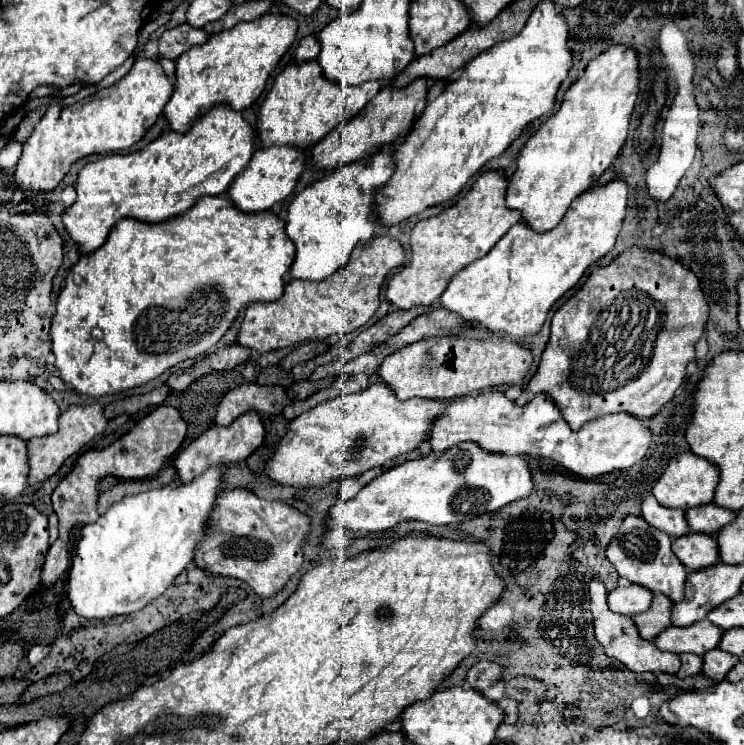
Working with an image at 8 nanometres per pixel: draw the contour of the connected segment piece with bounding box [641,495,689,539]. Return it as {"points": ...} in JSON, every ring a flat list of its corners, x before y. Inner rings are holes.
{"points":[[649,495,649,497,643,499,643,503,641,503,641,515,643,515,643,519,649,525,661,529,671,539,677,539,677,537,689,533,689,525,687,525,687,519,685,519,683,511,679,511,679,509,667,509,667,507,659,505,653,495]]}

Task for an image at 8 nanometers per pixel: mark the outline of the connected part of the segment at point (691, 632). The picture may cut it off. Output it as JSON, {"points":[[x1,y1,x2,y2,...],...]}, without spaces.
{"points":[[703,619,703,621,697,621,697,625,687,625,687,627,669,625,663,633,659,633,659,637,655,637,653,643,661,651,705,655,707,651,719,645,721,635,723,635,723,629]]}

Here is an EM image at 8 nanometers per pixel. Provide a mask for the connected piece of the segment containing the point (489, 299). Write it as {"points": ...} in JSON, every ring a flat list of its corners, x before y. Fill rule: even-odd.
{"points":[[615,179,603,187,591,187,583,195,579,195,567,209,561,223,545,233,535,233,531,227,527,229,525,223,517,223,501,241,481,259,473,261,471,265,463,267,447,285,445,293,439,297,439,303,443,309,455,311,463,323,471,329,487,329,491,333,505,333,515,339,523,339,529,335,539,333,541,325,547,319,547,313,551,305,567,293,571,287,577,285,577,281,583,277,585,269,593,263,597,263,601,257,605,257,617,239,617,233,621,231,621,223,627,209,627,197,629,189,621,179]]}

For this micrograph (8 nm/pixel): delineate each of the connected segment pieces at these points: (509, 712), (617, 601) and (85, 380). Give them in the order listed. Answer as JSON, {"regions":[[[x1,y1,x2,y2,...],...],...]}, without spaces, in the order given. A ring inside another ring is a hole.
{"regions":[[[501,699,499,703,497,703,501,709,503,709,503,713,505,713,505,717,503,717,503,723,515,723,517,721,517,703,513,701,513,699]],[[627,585,627,587,613,589,607,597,607,605,613,613,633,617,649,609,651,597,653,595,649,589,643,589,641,585]],[[217,195,217,197,201,197,183,217,163,221,163,223,141,223,141,221,129,221,129,219,119,219,111,231,103,247,99,247,95,253,81,257,77,265,71,269,71,273,65,279,65,285,59,293,57,299,57,311,53,317,51,325,51,341,53,341,53,355,55,355,55,367,59,371,59,377,63,383,67,383,75,393,79,395,89,395,89,397,101,397,101,395,113,395,121,393,127,389,135,389,145,385,147,381,159,377,165,373,169,367,193,359,197,355,207,355,219,339,225,335,225,331,231,327,231,323,237,319,239,311,255,301,275,301,283,295,285,281,289,275,289,269,293,265,293,243,285,233,285,223,273,213,273,211,263,211,263,213,243,213,233,203,227,199,227,195]]]}

